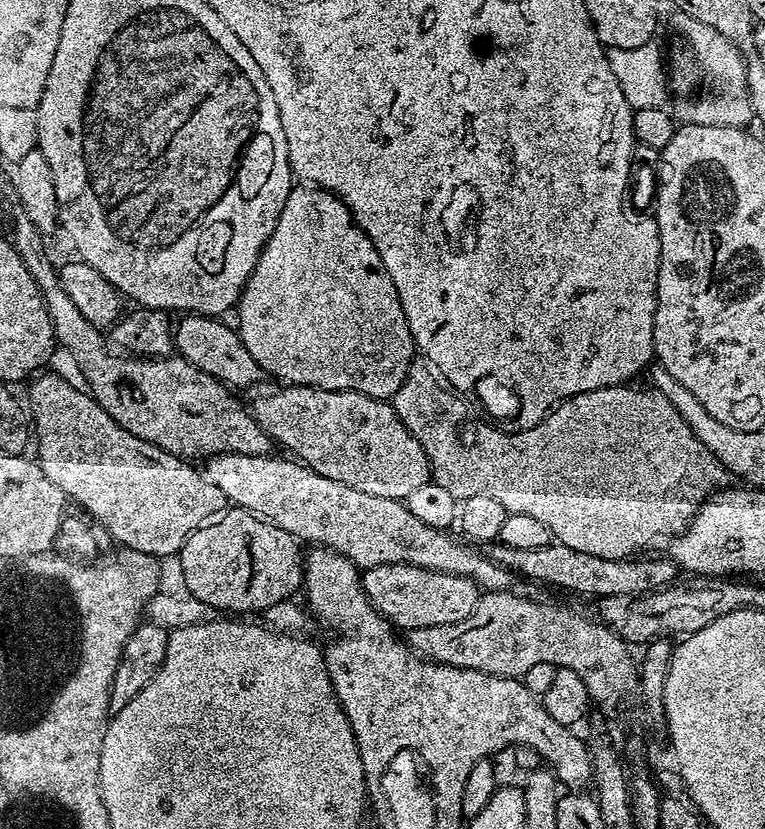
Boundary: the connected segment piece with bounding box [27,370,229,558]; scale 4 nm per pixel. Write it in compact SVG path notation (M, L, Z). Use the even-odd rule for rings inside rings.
M49 370L41 371L39 375L27 385L27 387L29 386L28 400L32 403L32 412L30 408L30 420L34 425L34 448L36 444L37 452L35 455L38 457L39 466L46 474L46 478L50 478L50 482L54 482L54 486L58 486L58 490L62 490L69 501L76 500L77 506L85 508L85 510L120 543L120 546L133 552L150 554L157 558L165 558L164 556L175 557L180 553L182 546L186 542L186 538L194 529L201 528L204 524L209 523L209 521L221 515L221 513L229 507L228 499L224 497L222 490L218 490L218 486L214 486L214 482L210 482L207 475L205 475L201 469L199 472L199 470L192 465L195 463L170 454L166 450L159 448L156 444L151 444L142 438L138 438L134 434L130 434L122 425L118 422L114 422L114 418L110 418L110 414L106 414L106 410L102 410L100 403L97 402L91 394L85 391L83 387L80 387L81 389L75 388L66 377L59 376L56 372L48 371Z

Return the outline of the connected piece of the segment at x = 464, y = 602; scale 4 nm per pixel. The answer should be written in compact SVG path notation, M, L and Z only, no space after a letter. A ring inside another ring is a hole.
M387 564L363 569L368 601L397 629L446 626L462 622L478 606L482 590L470 578L445 572L427 572L409 564Z

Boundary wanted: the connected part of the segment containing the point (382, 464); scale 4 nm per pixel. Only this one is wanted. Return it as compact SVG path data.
M305 384L276 386L273 392L257 398L250 404L250 411L268 436L289 448L291 455L308 468L313 468L330 482L342 482L342 486L354 486L362 494L374 494L374 498L390 498L407 501L408 495L432 480L432 468L426 458L426 450L410 434L410 430L398 418L388 400L379 400L361 392L339 392L311 388Z

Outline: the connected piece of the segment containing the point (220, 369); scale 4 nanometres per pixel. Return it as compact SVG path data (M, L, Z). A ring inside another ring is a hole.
M186 314L180 319L180 324L178 322L174 328L174 348L185 360L233 390L252 388L260 379L265 379L265 372L258 366L258 362L254 362L254 354L246 350L239 331L233 325L231 328L223 324L223 319L199 314Z

